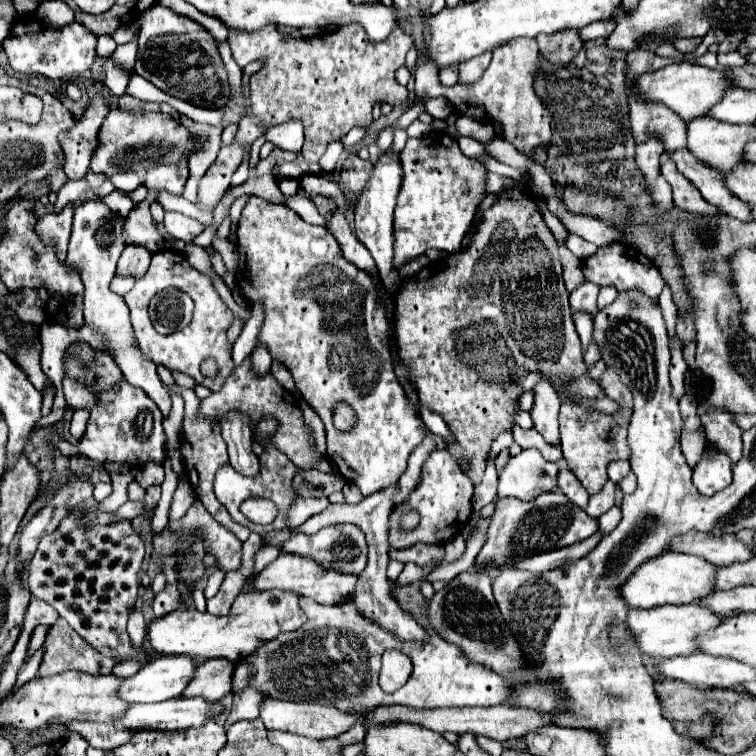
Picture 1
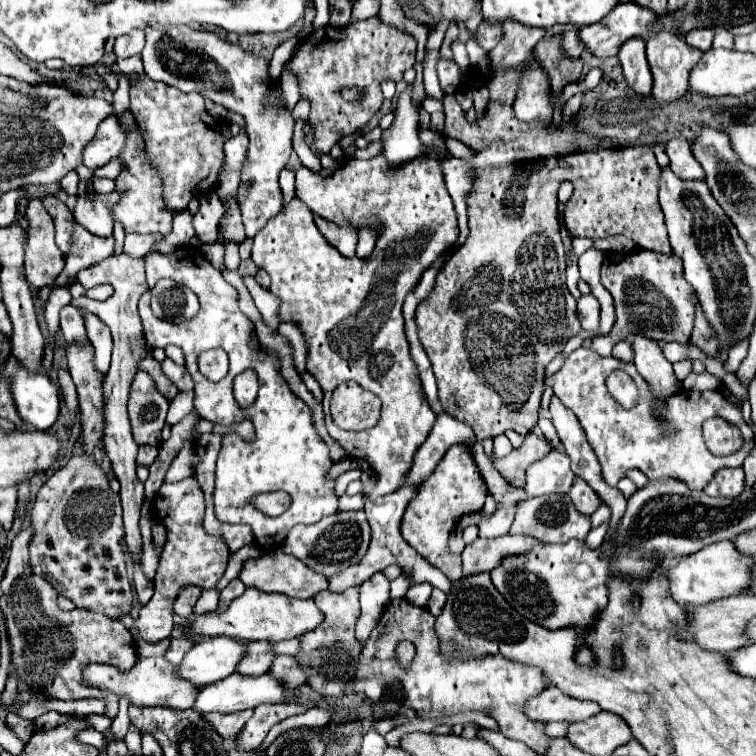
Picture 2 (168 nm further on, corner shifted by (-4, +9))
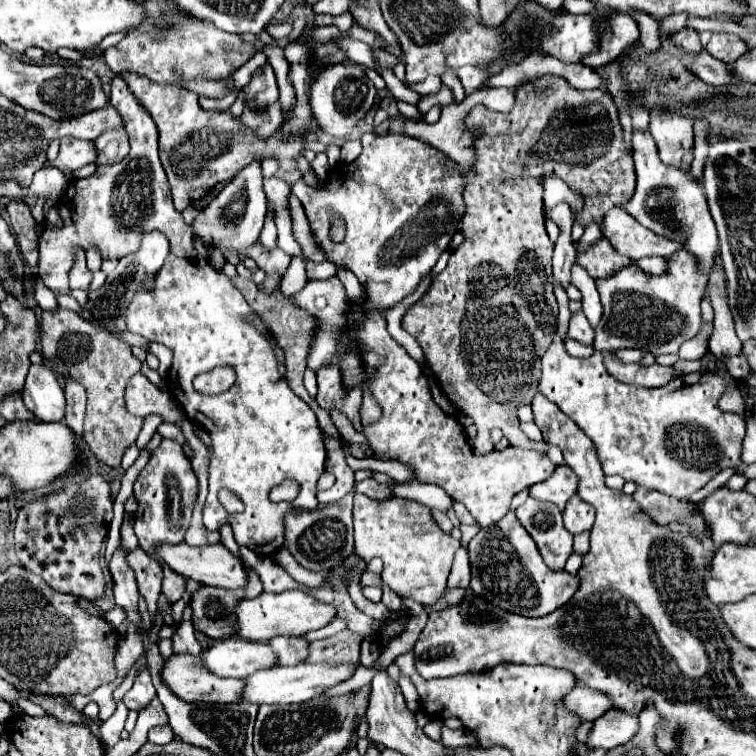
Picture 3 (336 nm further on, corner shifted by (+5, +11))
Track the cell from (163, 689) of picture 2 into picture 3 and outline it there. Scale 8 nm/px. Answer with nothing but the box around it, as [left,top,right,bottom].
[164,655,244,703]

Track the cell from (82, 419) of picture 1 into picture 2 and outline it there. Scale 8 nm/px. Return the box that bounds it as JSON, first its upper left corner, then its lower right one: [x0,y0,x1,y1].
[81,309,113,375]

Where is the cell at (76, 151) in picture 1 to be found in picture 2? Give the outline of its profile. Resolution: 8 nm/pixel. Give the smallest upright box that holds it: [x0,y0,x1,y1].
[61,171,79,195]

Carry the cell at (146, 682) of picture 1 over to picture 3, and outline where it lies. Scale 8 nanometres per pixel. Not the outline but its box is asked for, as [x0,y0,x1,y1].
[202,637,278,679]

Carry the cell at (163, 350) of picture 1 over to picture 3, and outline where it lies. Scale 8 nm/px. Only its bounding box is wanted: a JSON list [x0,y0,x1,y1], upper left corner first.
[126,255,326,557]

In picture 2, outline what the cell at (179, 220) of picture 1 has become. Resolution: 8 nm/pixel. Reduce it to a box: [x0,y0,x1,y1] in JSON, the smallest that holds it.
[155,209,195,253]

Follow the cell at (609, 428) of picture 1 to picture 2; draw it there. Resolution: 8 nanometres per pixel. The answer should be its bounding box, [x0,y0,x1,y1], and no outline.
[547,347,753,489]

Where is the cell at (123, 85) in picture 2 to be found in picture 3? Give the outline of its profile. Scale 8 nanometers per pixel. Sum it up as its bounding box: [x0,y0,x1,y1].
[94,129,128,165]

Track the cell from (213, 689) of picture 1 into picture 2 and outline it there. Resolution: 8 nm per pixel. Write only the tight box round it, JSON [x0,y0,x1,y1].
[239,641,273,675]

